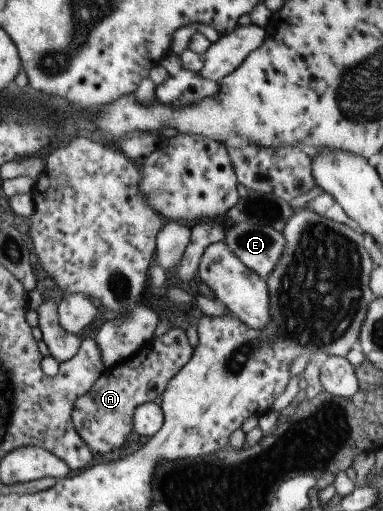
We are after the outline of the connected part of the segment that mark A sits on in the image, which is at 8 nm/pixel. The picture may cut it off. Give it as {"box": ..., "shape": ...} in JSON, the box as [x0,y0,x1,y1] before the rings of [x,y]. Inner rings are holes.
{"box":[71,327,191,456],"shape":[[[173,327],[162,336],[147,340],[134,356],[105,368],[89,392],[75,398],[71,410],[72,424],[89,450],[99,456],[119,450],[132,430],[133,410],[140,404],[157,401],[167,382],[189,360],[191,353],[185,331]]]}

